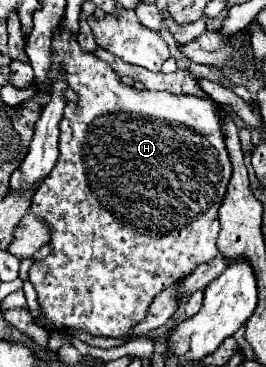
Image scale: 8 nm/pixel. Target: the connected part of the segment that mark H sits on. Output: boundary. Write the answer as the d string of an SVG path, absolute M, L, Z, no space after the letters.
M57 28L57 32L53 34L53 76L51 76L51 82L57 78L59 70L67 72L67 82L79 94L79 102L69 104L65 108L65 116L59 124L59 130L61 130L59 160L57 160L55 168L51 170L51 174L41 182L39 190L33 196L33 204L31 204L31 210L37 216L45 218L47 224L51 226L51 242L49 244L53 248L51 256L35 262L33 268L29 270L29 280L37 290L37 296L39 296L37 302L39 302L39 310L41 310L41 316L33 318L33 322L45 330L79 328L79 330L85 330L93 336L119 338L119 336L129 334L147 316L149 304L153 302L153 298L161 290L169 288L175 280L193 272L193 268L197 264L211 260L219 252L217 244L215 244L217 232L219 232L217 210L221 206L221 200L225 196L225 188L227 188L229 178L231 178L231 162L227 156L227 148L223 142L223 130L221 130L219 116L217 116L219 104L215 104L209 98L175 96L169 92L137 90L131 86L123 86L119 82L119 76L113 72L113 68L107 62L95 58L95 54L81 50L77 40L73 36L69 36L69 32L61 32L61 28Z

